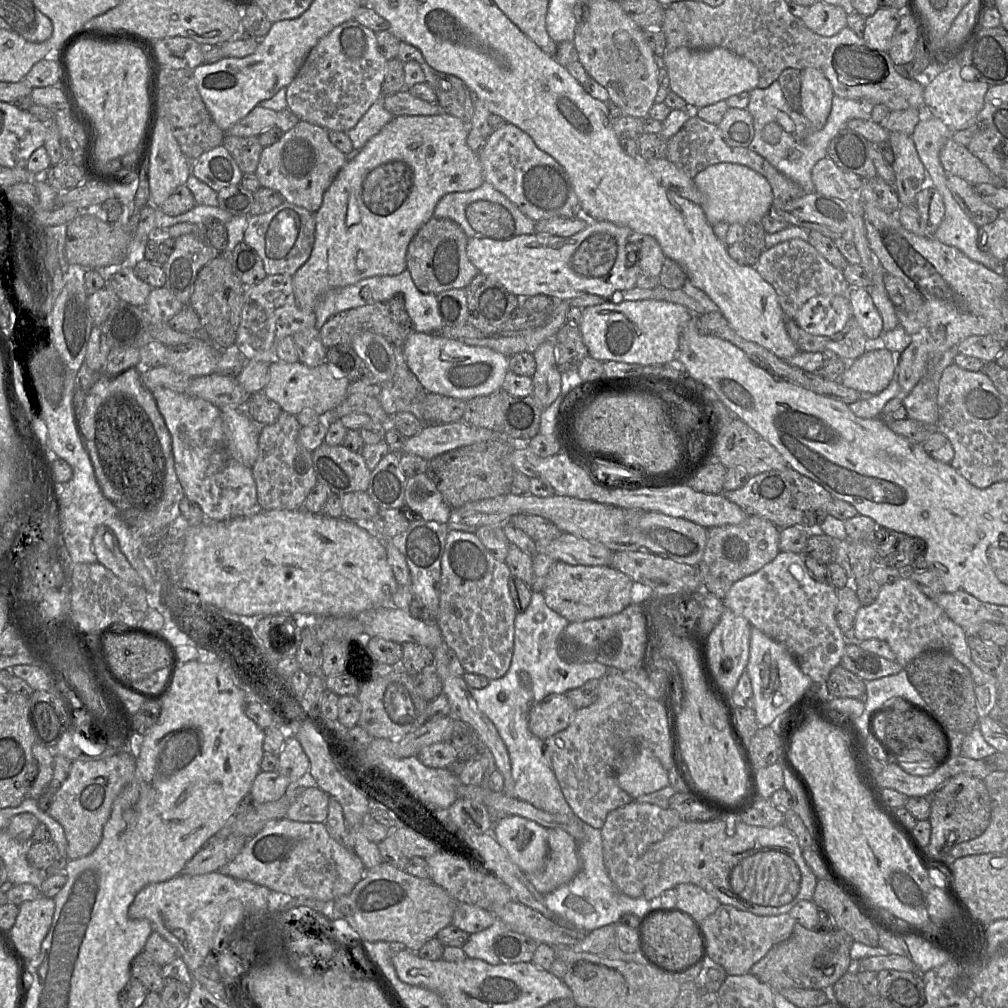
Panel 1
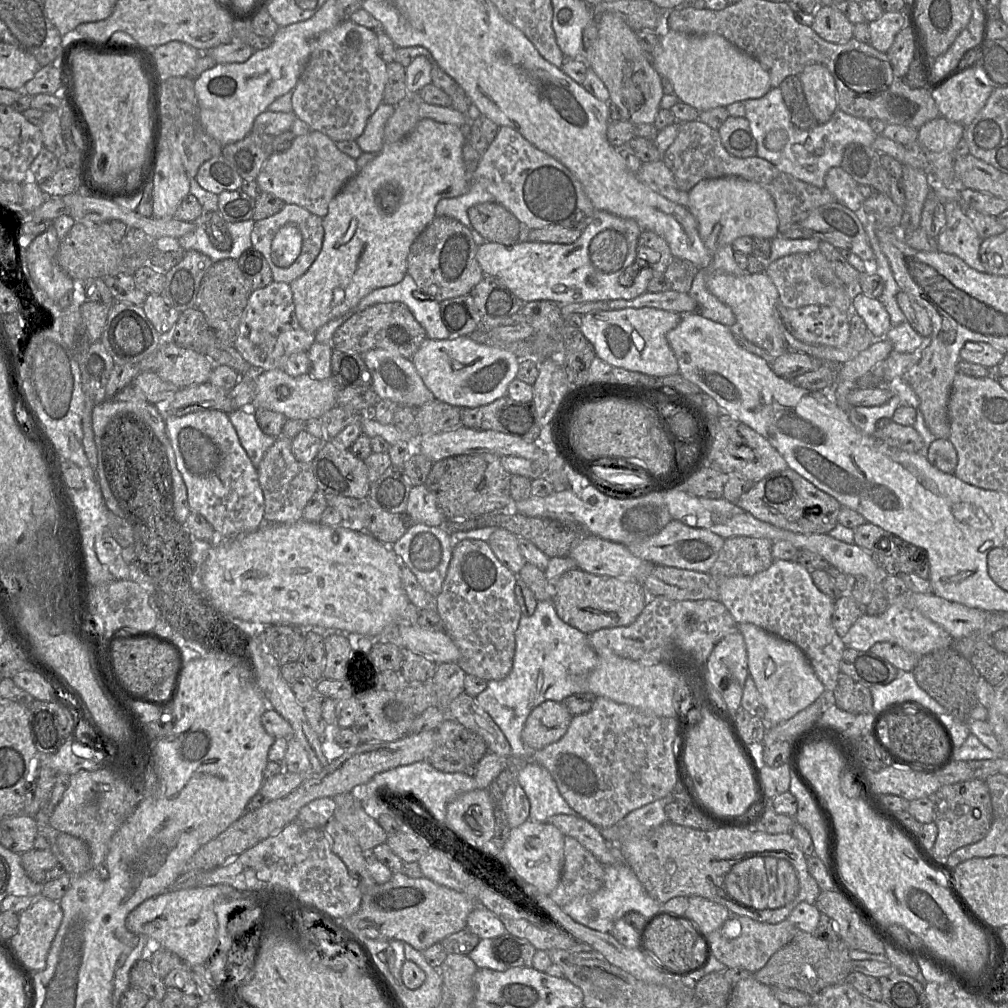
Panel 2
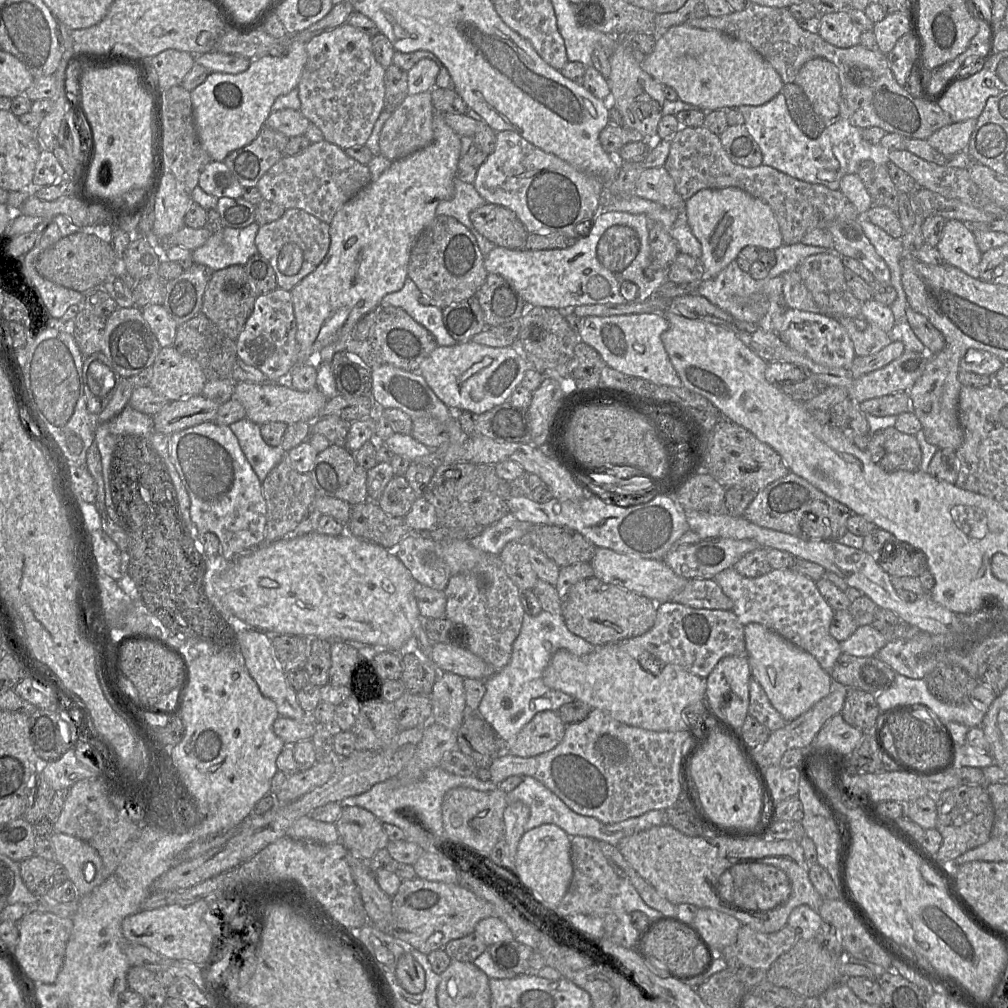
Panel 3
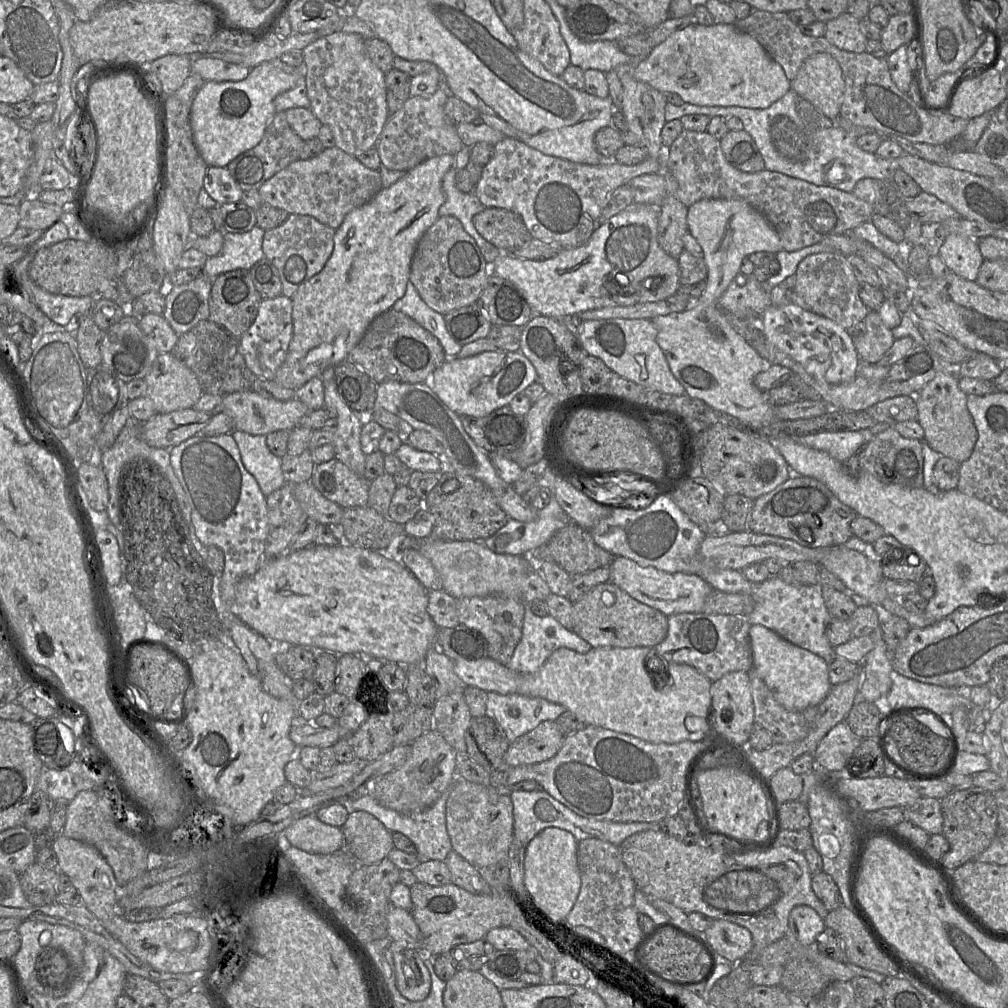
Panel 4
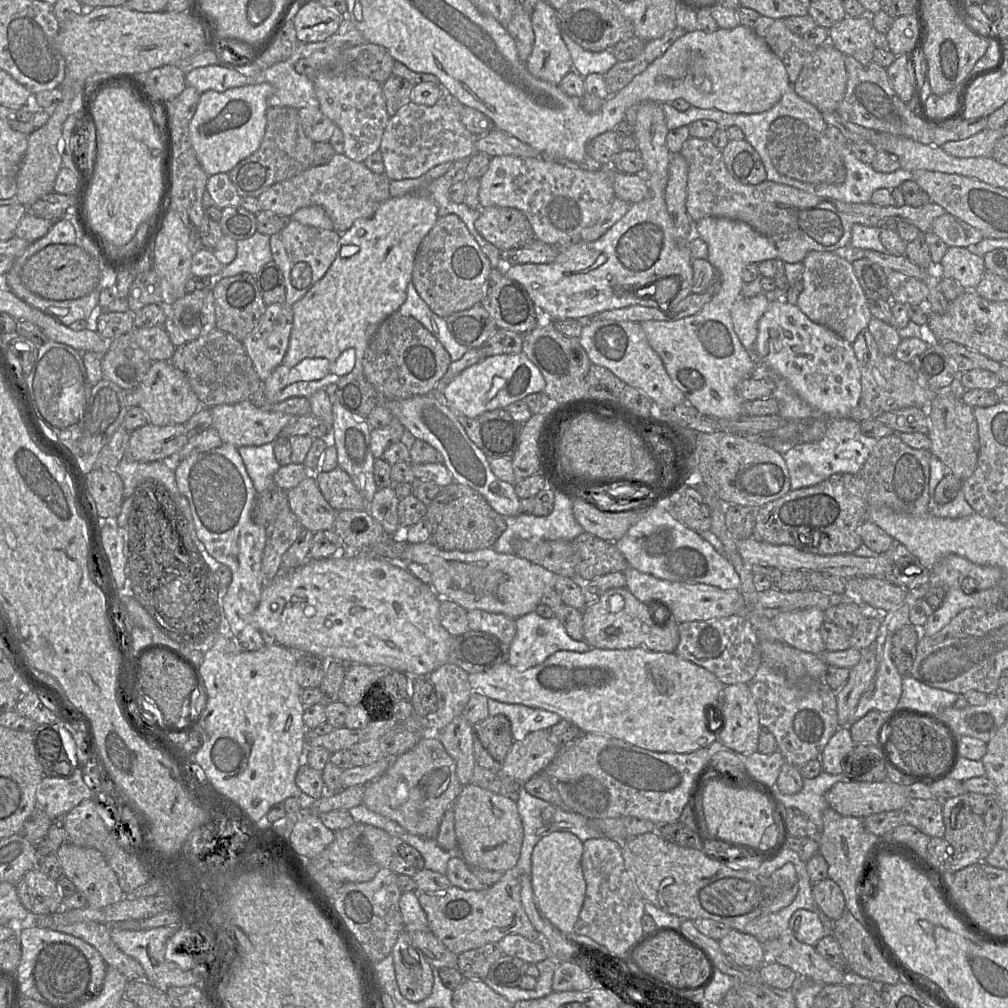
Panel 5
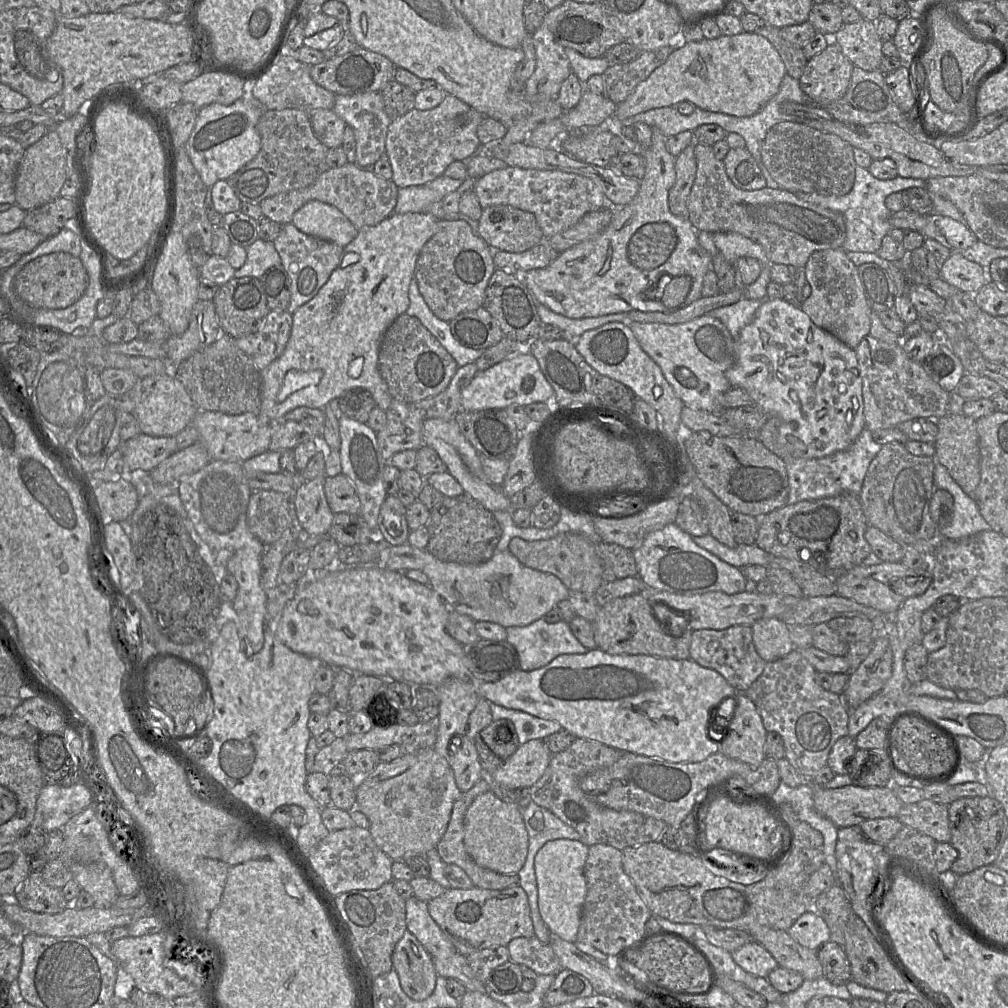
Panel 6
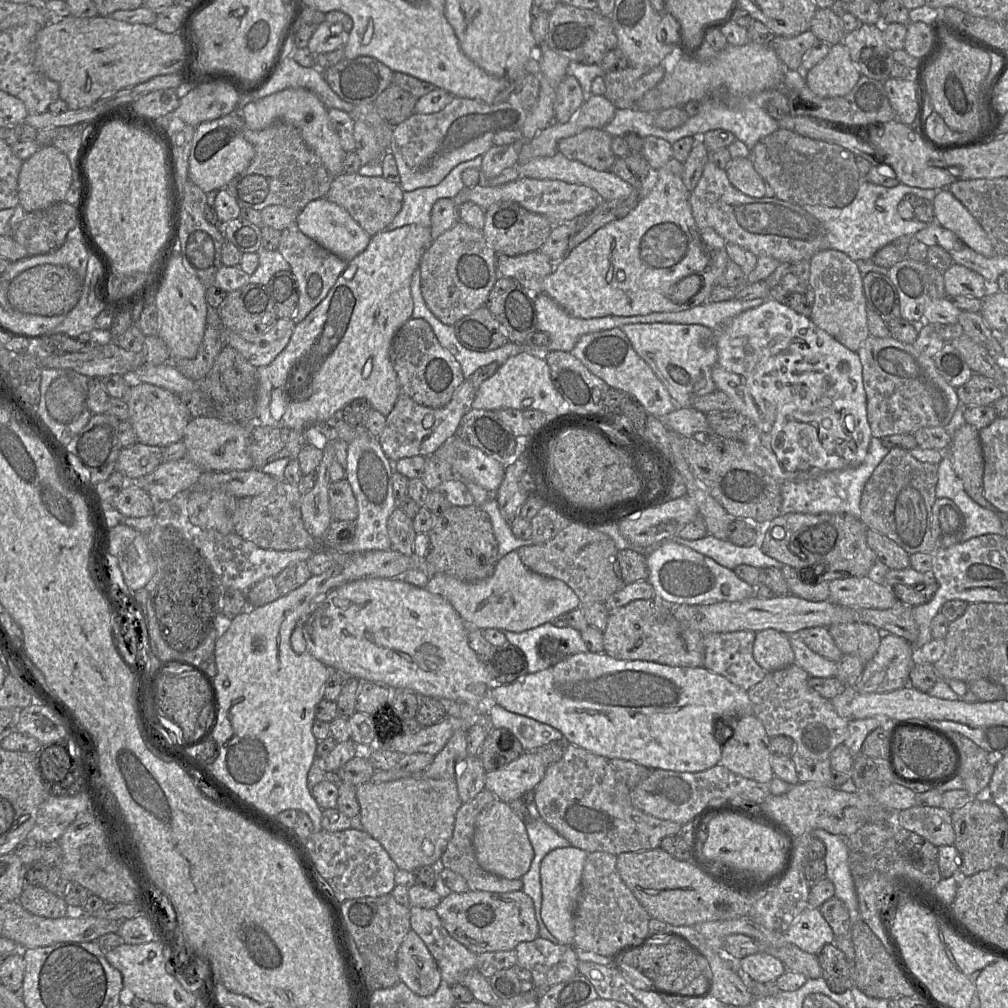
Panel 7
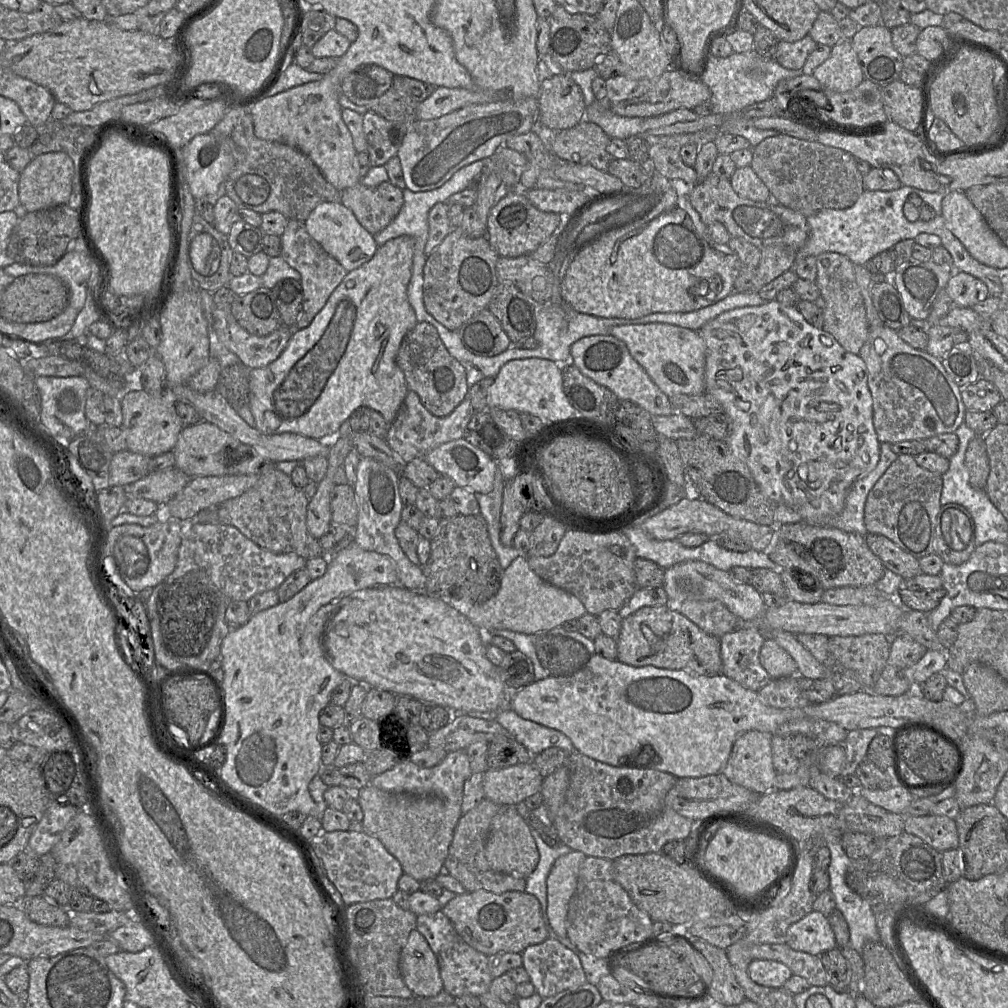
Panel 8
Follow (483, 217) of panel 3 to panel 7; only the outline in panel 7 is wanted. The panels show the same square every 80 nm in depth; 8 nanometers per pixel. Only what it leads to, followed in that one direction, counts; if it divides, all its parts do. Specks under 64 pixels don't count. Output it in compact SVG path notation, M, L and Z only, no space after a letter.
M504 201L492 205L484 211L484 226L481 233L496 255L519 256L539 251L552 228L552 223L545 216L529 212L517 203Z

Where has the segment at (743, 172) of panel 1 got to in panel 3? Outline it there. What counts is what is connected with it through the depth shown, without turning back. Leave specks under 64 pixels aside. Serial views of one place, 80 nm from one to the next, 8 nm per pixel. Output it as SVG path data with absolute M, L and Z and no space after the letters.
M736 187L702 189L696 192L686 201L685 213L687 215L687 224L702 247L700 257L704 266L702 280L716 277L732 261L736 260L740 251L746 246L751 245L774 251L784 244L779 224L770 206L761 199Z

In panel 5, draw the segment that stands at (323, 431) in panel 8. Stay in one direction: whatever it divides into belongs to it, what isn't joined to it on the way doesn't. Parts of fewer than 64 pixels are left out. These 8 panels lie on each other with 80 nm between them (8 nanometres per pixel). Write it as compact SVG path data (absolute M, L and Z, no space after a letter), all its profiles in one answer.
M425 190L423 192L411 192L400 197L389 198L377 209L371 218L355 221L349 230L340 235L337 257L326 274L310 288L303 298L292 305L293 326L287 352L281 363L273 370L271 375L262 382L264 395L270 405L281 403L292 397L304 397L308 399L316 391L321 389L326 390L328 386L337 384L339 379L342 379L342 381L350 381L358 375L364 375L363 359L366 349L380 323L393 312L397 312L400 306L405 302L407 298L407 287L412 280L414 261L418 248L425 236L434 227L438 218L438 207Z

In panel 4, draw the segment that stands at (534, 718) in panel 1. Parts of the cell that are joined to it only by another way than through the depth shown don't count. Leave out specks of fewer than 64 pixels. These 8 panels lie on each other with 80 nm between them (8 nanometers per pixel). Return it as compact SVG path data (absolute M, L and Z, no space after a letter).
M543 721L510 743L504 756L504 765L514 767L547 761L559 752L564 738L556 721Z

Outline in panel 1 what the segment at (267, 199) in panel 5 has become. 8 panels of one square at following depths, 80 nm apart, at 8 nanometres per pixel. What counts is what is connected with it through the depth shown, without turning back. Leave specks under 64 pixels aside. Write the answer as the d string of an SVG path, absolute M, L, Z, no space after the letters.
M300 120L296 126L283 133L276 143L263 148L255 174L260 186L279 192L285 202L316 213L322 205L324 193L347 160L348 157L329 140L327 130Z

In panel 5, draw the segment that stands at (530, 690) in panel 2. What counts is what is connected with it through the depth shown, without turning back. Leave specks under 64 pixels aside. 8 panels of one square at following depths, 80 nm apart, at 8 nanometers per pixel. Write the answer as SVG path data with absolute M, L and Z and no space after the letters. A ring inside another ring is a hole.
M535 611L516 619L516 635L509 646L508 664L517 671L525 671L542 664L558 651L588 652L591 646L584 640L572 639L563 624L556 618L542 618ZM488 699L489 716L505 716L510 724L514 741L523 740L528 734L550 729L561 717L551 711L522 704L509 704Z

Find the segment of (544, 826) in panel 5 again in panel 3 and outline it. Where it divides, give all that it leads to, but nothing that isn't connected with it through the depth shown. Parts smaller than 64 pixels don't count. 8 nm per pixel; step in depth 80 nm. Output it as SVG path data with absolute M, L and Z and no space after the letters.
M522 776L523 780L512 792L507 794L509 803L523 802L529 807L529 818L525 825L525 831L531 830L543 824L555 824L570 836L583 836L605 841L617 846L621 840L648 830L654 826L662 825L662 811L650 810L640 816L631 817L618 823L603 823L594 817L576 813L570 809L555 793L531 776Z

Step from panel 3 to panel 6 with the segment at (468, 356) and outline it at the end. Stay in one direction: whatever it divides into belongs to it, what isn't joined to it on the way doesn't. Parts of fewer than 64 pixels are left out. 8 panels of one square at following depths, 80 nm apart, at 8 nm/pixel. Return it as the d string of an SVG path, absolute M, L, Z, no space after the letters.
M531 353L506 358L486 370L477 372L461 393L461 404L464 411L506 409L510 405L526 406L535 402L545 402L549 411L558 405L552 386Z

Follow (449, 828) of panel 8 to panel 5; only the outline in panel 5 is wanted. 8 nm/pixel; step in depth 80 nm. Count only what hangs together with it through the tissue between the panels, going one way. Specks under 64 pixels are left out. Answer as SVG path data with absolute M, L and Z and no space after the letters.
M430 733L421 738L411 750L392 759L387 771L367 784L362 803L369 810L395 821L411 834L436 838L443 816L446 810L453 806L461 787L454 759L447 753L436 735Z

